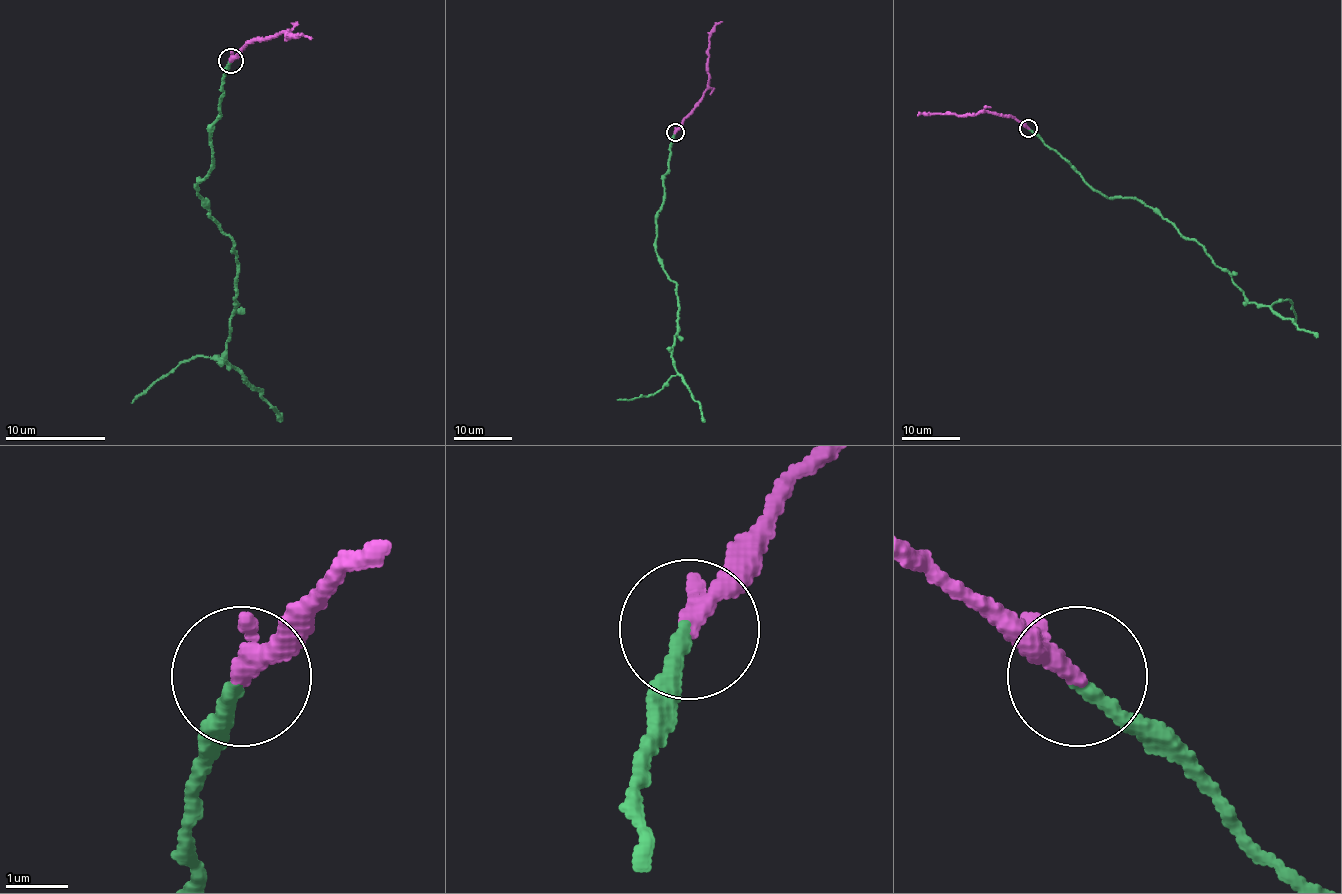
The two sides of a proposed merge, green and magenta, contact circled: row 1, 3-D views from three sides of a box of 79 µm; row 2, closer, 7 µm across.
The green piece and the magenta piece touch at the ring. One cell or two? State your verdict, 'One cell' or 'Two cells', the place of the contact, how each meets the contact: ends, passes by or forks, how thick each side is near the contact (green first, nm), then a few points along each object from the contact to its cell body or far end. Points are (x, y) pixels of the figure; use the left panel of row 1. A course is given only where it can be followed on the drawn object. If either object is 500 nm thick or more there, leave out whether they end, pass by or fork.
Two cells. Place: (230, 60). At the ring green ends. At the ring magenta passes by. Thickness 240 nm (green) against 240 nm. Course of green: (230, 61), (210, 134), (212, 164), (197, 184), (235, 250), (225, 360), (235, 366), (194, 355), (132, 403). Course of magenta: (230, 61), (252, 41), (285, 33), (288, 38), (290, 36), (313, 38)

